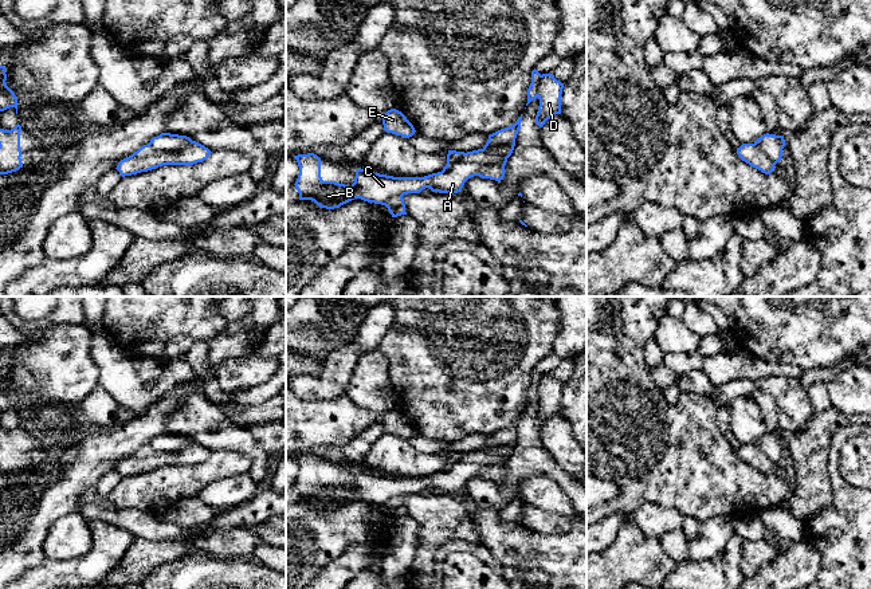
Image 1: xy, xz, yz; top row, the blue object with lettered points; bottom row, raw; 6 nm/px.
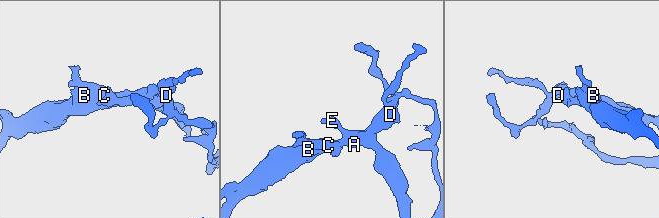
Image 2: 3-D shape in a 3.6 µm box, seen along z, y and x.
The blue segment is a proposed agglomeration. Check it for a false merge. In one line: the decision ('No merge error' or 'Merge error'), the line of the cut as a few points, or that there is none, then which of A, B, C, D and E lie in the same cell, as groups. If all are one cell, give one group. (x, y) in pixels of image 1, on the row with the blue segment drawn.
Merge error. Split along xy (191, 140), (171, 150), (156, 150), (149, 144). Groups: A C D / B E

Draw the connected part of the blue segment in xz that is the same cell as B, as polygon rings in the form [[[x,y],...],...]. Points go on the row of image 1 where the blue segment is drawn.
[[[314,153],[294,156],[299,166],[295,188],[299,200],[311,200],[321,208],[334,209],[357,199],[356,192],[336,181],[323,181],[321,177],[321,158]]]

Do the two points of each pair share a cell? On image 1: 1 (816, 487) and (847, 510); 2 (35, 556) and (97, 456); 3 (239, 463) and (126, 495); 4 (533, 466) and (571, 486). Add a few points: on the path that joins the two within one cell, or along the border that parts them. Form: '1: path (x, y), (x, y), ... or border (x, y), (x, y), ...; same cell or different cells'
1: border (828, 468), (832, 499), (808, 519); different cells
2: path (36, 531), (48, 510), (77, 480); same cell
3: path (211, 470), (187, 482), (168, 485), (155, 491); same cell
4: path (542, 466), (549, 467), (561, 478); same cell

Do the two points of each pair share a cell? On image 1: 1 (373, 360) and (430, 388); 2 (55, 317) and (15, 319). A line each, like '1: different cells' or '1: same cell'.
1: different cells
2: same cell

